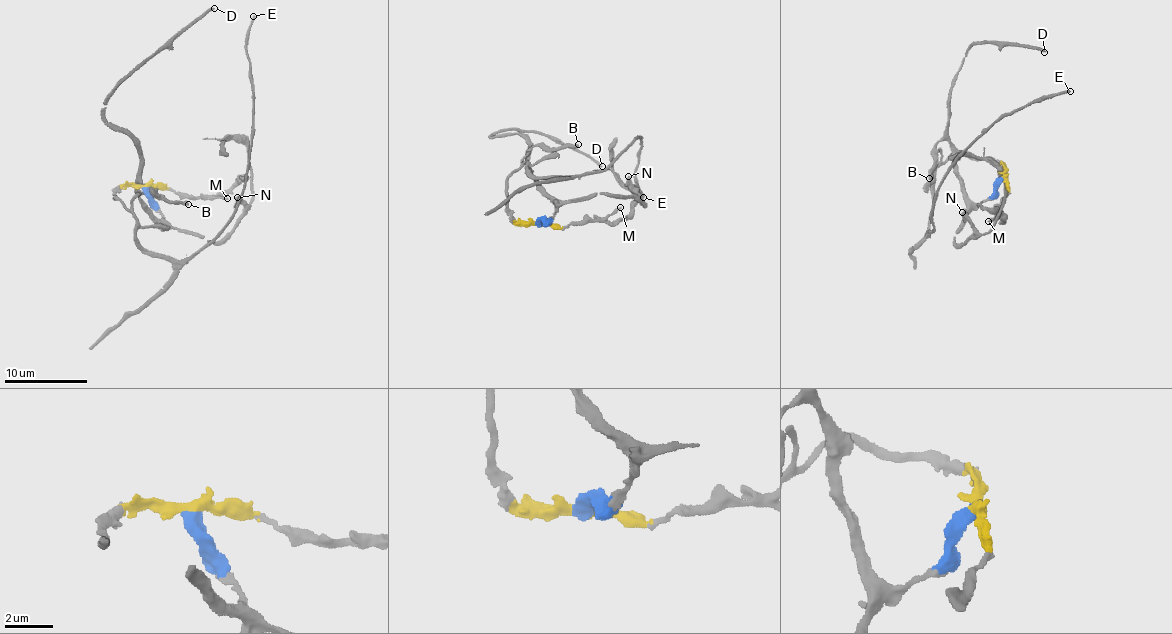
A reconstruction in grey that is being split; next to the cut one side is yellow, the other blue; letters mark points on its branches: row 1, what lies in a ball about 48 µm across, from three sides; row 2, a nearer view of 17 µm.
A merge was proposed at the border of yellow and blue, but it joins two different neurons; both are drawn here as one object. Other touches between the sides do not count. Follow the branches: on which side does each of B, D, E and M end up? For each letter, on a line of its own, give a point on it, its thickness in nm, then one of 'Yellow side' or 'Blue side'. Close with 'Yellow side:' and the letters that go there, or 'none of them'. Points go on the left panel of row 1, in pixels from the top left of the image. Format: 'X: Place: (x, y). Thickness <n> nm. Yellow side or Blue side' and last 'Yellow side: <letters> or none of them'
B: Place: (188, 204). Thickness 280 nm. Blue side
D: Place: (214, 8). Thickness 240 nm. Blue side
E: Place: (253, 16). Thickness 180 nm. Yellow side
M: Place: (227, 198). Thickness 180 nm. Yellow side
Yellow side: E, M

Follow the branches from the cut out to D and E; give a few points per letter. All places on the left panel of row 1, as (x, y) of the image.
D: (145, 187), (163, 219), (155, 217), (141, 199), (137, 187), (139, 146), (105, 118), (105, 101), (214, 8)
E: (145, 186), (115, 191), (135, 219), (135, 239), (188, 261), (238, 204), (253, 124), (245, 37), (253, 15)

